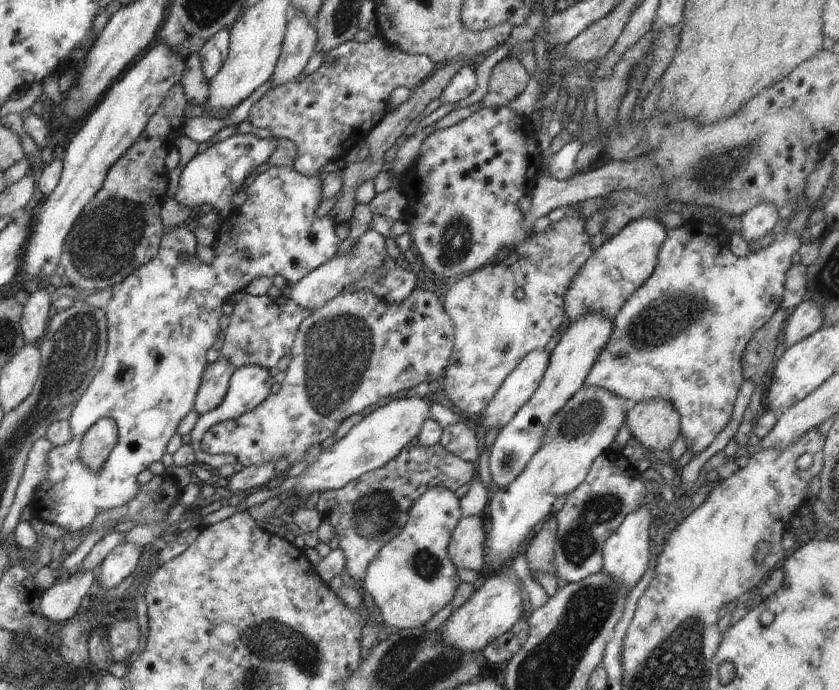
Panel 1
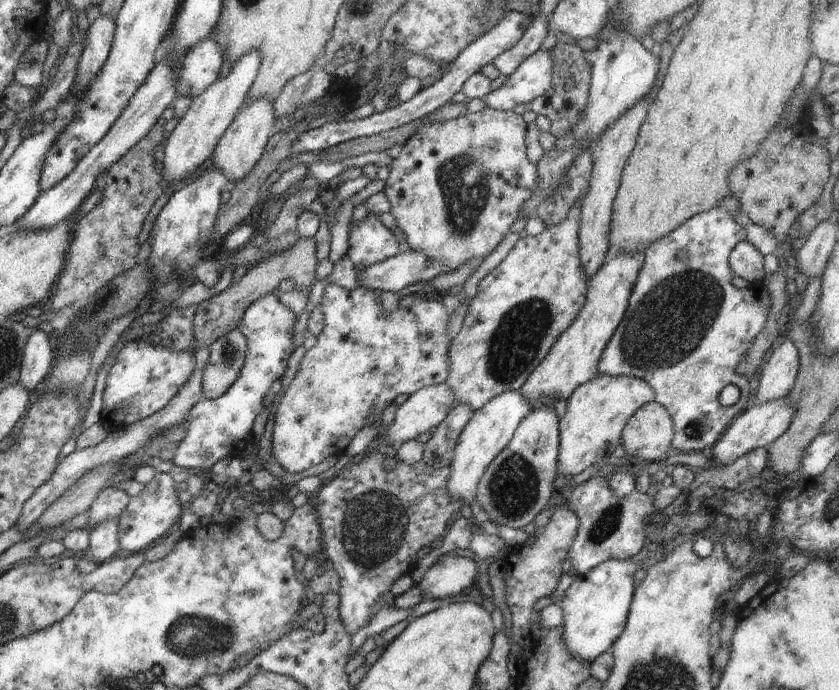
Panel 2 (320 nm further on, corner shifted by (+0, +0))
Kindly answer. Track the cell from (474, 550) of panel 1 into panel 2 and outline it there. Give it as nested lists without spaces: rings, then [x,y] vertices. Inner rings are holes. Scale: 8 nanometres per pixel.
[[[450,553],[444,555],[440,562],[432,565],[419,583],[412,584],[422,590],[423,600],[430,600],[430,598],[432,598],[432,600],[434,600],[434,598],[442,600],[442,598],[456,596],[456,594],[460,594],[460,592],[466,590],[466,588],[474,588],[479,571],[478,564],[471,555],[467,557],[466,553]]]

